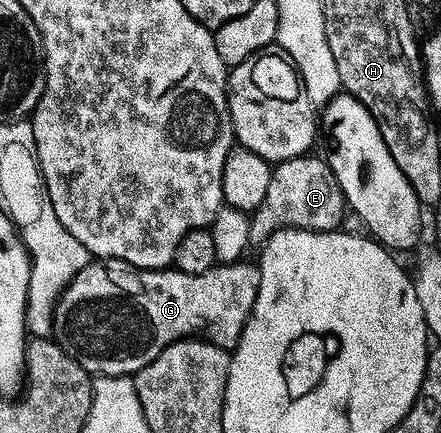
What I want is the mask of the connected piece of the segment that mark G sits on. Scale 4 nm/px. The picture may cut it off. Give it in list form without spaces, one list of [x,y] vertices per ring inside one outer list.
[[[111,258],[91,261],[90,265],[84,268],[84,272],[80,272],[73,278],[70,285],[63,290],[61,298],[58,299],[58,304],[54,307],[53,337],[61,350],[76,360],[76,364],[80,364],[91,376],[99,378],[136,376],[144,368],[148,368],[148,364],[155,362],[172,344],[197,338],[212,342],[221,350],[233,352],[237,350],[240,340],[244,336],[244,328],[256,308],[256,296],[260,296],[262,271],[257,265],[249,266],[248,263],[249,261],[243,260],[237,264],[219,264],[213,270],[204,272],[204,276],[188,276],[184,272],[173,268],[168,270],[141,270],[132,264],[124,264],[120,260],[112,260]]]

